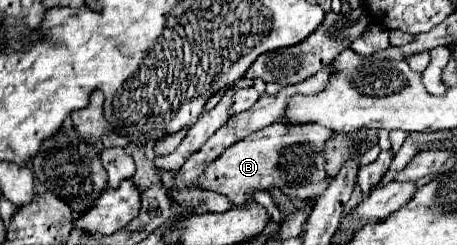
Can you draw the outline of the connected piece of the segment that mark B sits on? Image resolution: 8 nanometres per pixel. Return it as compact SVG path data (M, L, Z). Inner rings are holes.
M274 121L272 125L244 137L236 145L230 145L214 163L208 165L208 169L196 181L196 187L222 193L232 203L240 205L256 191L322 183L328 177L324 143L332 137L334 131L318 123L286 125L284 121Z

